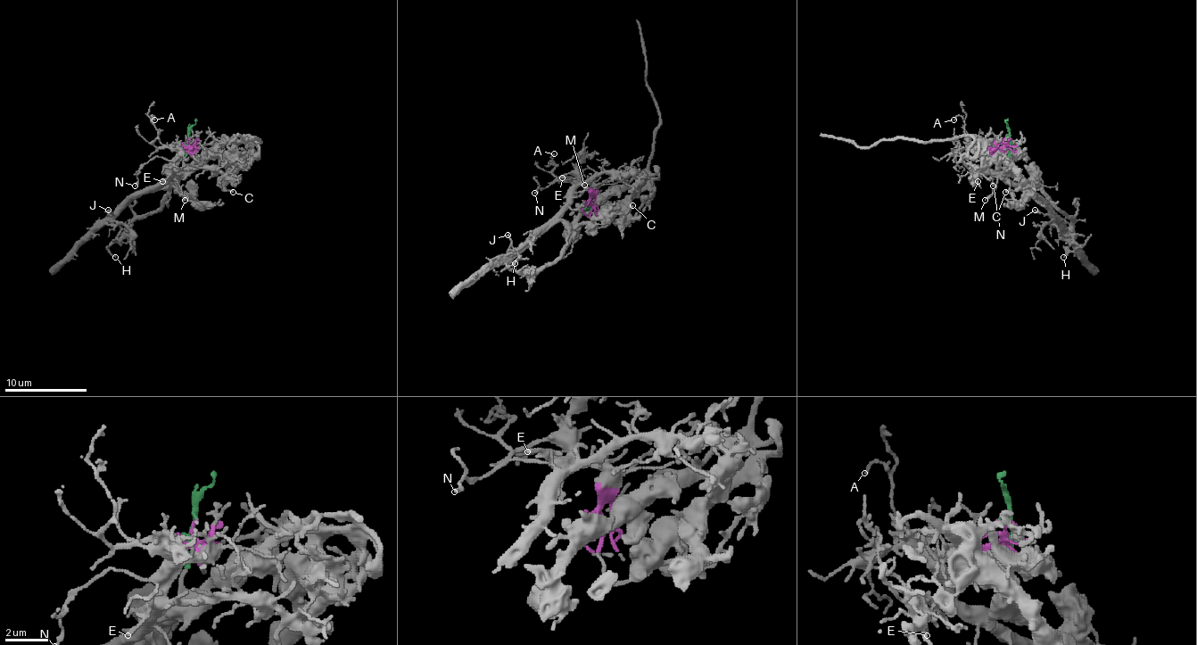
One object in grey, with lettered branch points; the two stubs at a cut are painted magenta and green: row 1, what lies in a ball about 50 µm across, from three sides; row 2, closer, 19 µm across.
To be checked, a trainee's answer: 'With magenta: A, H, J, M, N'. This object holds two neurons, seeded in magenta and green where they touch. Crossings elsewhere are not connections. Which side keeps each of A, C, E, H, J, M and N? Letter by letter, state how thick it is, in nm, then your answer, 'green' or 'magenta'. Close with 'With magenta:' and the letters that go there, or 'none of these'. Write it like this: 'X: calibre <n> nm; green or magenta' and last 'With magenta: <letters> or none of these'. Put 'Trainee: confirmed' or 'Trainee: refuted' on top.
Trainee: refuted
A: calibre 110 nm; magenta
C: calibre 170 nm; green
E: calibre 160 nm; magenta
H: calibre 120 nm; green
J: calibre 180 nm; magenta
M: calibre 150 nm; magenta
N: calibre 150 nm; magenta
With magenta: A, E, J, M, N

